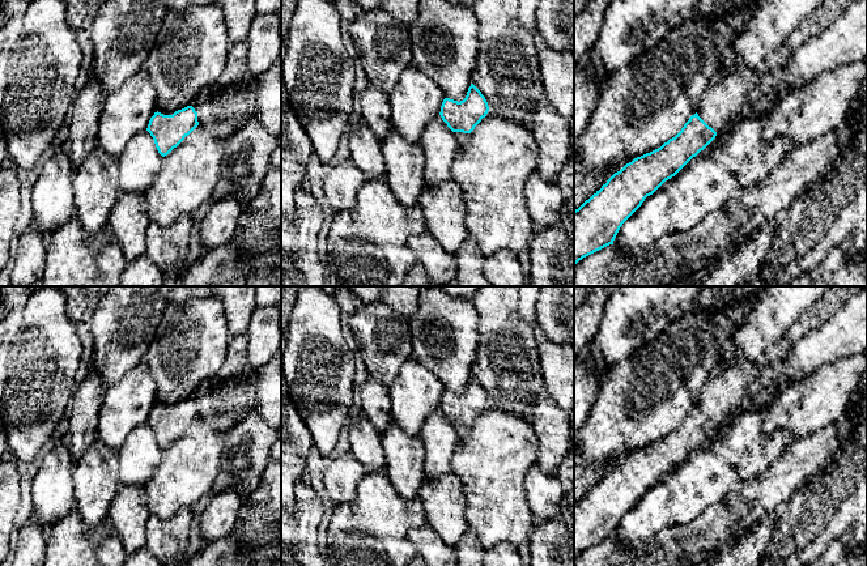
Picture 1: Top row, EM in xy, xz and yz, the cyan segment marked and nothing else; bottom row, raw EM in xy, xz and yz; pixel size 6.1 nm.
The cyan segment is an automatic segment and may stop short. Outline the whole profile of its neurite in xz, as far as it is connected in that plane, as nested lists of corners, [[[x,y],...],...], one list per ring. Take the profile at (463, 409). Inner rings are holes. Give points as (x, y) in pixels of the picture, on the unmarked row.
[[[471,376],[463,393],[445,391],[439,408],[454,425],[459,441],[463,441],[469,435],[471,425],[486,409],[488,404],[489,399],[485,390]]]

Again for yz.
[[[829,286],[826,291],[808,307],[798,320],[755,362],[735,356],[726,366],[717,370],[697,399],[697,405],[689,410],[681,424],[660,441],[634,451],[615,465],[588,493],[574,503],[574,558],[583,550],[613,537],[622,516],[653,488],[666,473],[675,469],[693,450],[704,443],[717,426],[730,414],[739,413],[751,404],[773,404],[782,390],[772,386],[756,399],[748,396],[748,387],[760,374],[786,358],[794,346],[809,331],[825,324],[836,311],[864,286]]]

